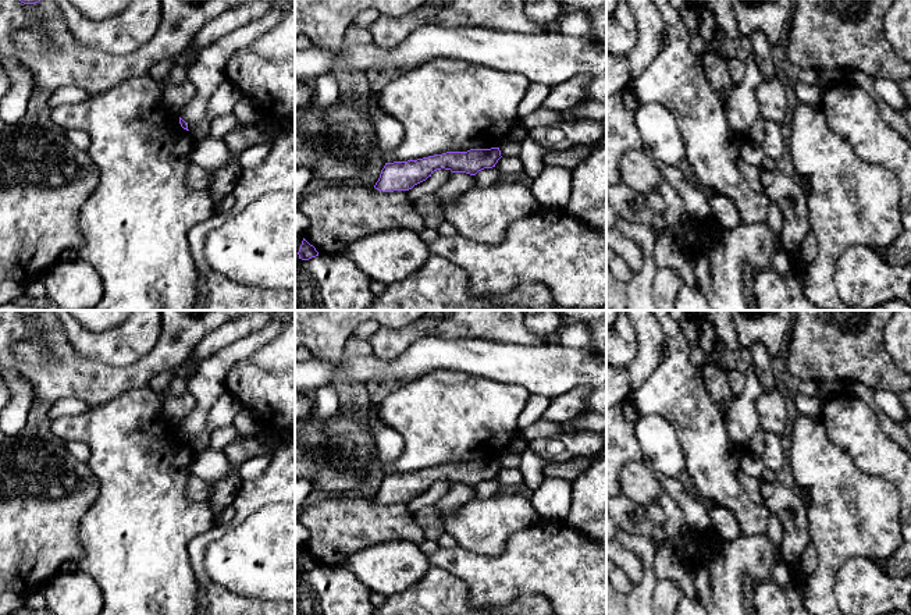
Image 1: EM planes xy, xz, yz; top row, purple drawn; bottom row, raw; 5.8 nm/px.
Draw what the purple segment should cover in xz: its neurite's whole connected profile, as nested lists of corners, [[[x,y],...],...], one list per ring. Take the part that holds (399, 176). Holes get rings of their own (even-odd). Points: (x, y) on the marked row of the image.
[[[491,147],[446,152],[417,160],[385,163],[374,188],[382,192],[409,191],[441,168],[476,175],[484,168],[495,167],[501,157],[499,147]]]

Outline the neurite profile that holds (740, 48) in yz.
[[[716,31],[711,42],[705,42],[700,33],[694,33],[690,38],[690,49],[695,54],[704,54],[705,51],[714,51],[720,57],[745,60],[751,53],[752,47],[748,38],[730,39],[720,31]]]

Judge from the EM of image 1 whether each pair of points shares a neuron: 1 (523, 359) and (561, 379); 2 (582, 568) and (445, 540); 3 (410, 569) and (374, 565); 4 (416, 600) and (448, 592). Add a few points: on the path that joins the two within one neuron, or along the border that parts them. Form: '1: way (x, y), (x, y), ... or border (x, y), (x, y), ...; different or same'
1: way (533, 366), (551, 370); same
2: border (456, 544), (440, 548); different
3: way (402, 566), (383, 566); same
4: way (424, 600), (440, 600); same

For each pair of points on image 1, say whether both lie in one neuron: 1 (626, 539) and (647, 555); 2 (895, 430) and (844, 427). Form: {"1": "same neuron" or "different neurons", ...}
{"1": "same neuron", "2": "different neurons"}

